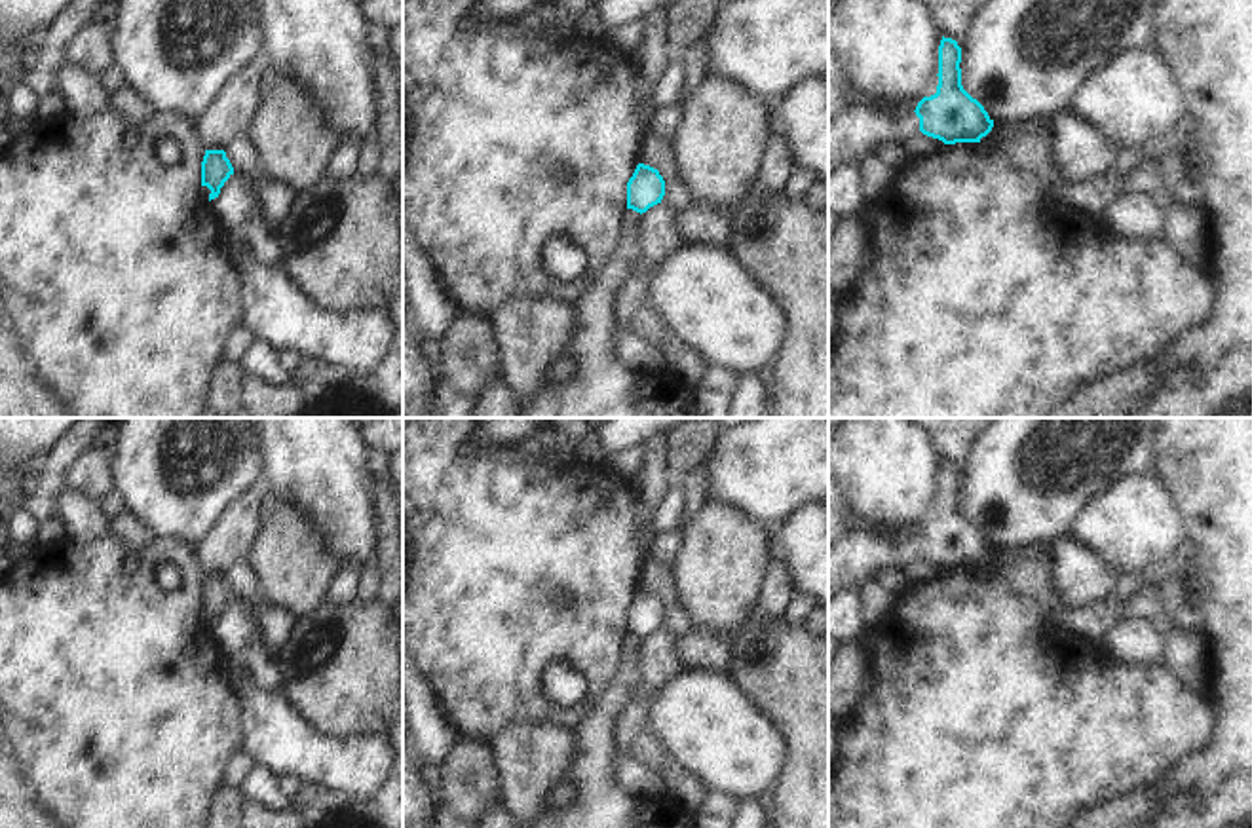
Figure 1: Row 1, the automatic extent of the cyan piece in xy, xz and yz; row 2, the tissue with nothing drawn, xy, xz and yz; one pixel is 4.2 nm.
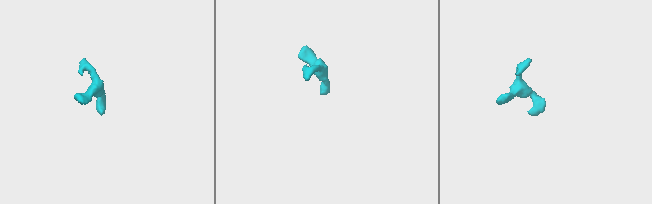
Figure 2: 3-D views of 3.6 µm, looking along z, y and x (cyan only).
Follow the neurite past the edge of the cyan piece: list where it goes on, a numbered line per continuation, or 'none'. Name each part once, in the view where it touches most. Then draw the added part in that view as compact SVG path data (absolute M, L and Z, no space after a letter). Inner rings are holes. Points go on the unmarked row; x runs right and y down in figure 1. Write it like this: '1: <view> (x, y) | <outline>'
none

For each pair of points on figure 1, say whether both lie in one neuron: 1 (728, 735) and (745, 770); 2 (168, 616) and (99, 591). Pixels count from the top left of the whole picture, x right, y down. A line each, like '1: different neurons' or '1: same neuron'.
1: same neuron
2: same neuron

